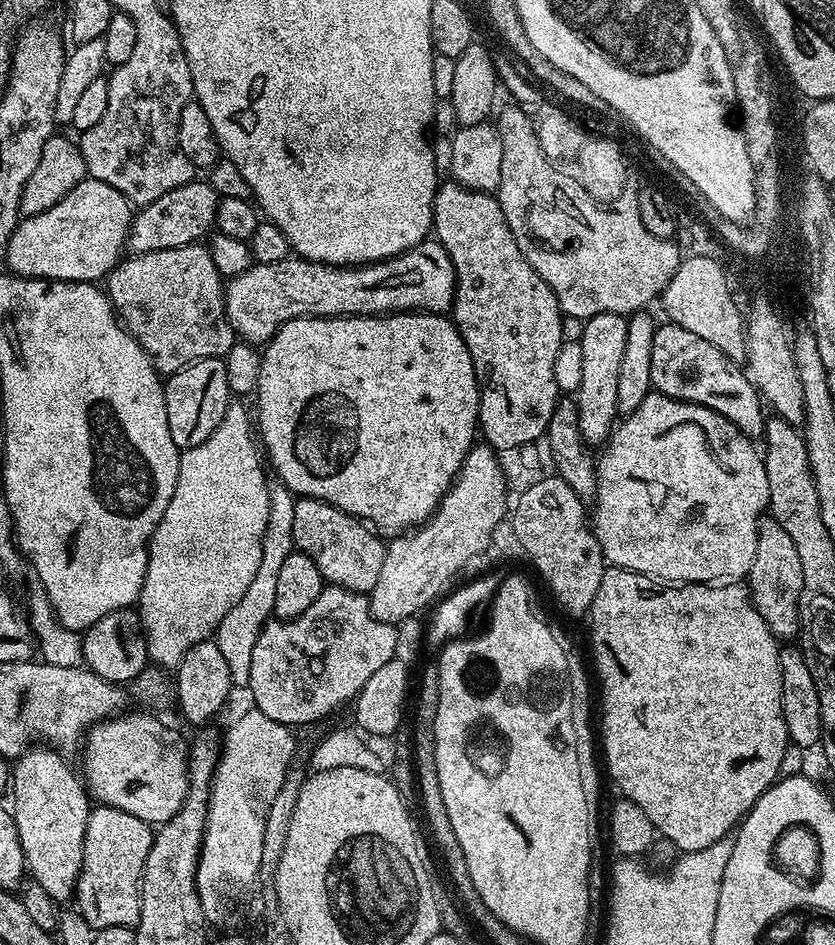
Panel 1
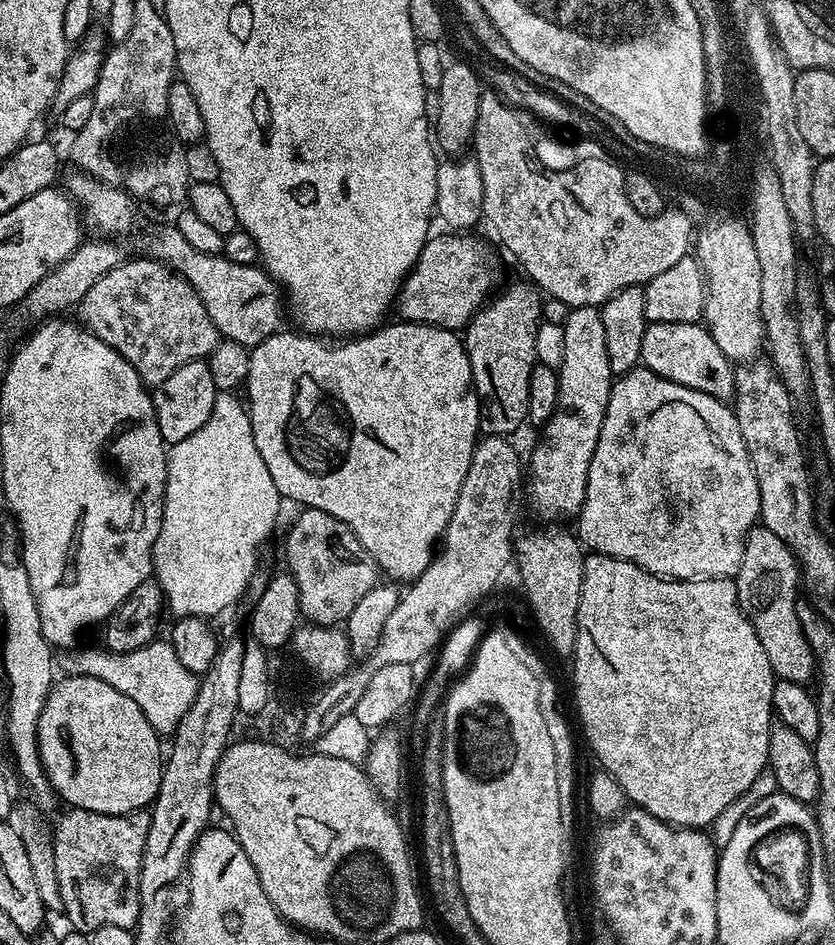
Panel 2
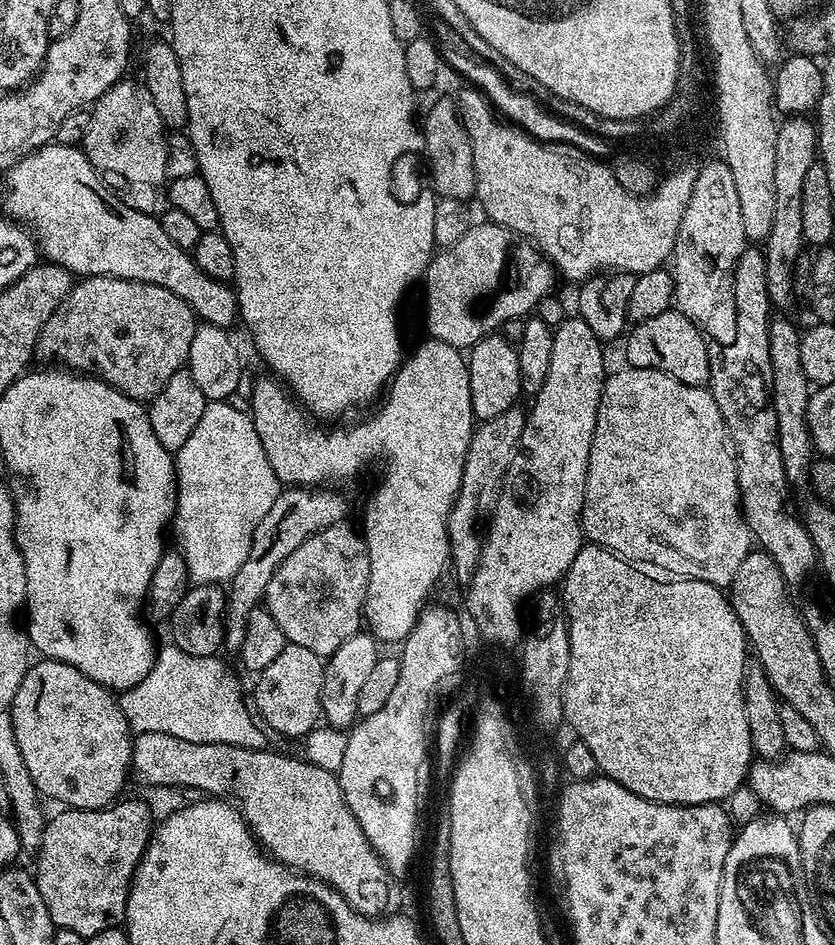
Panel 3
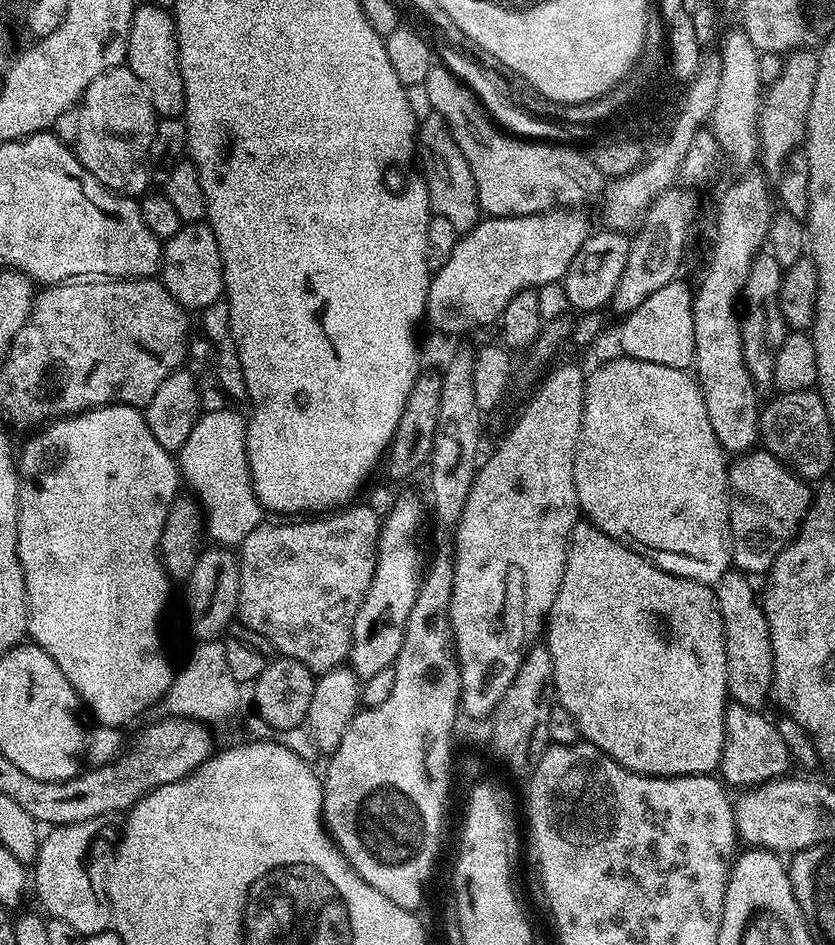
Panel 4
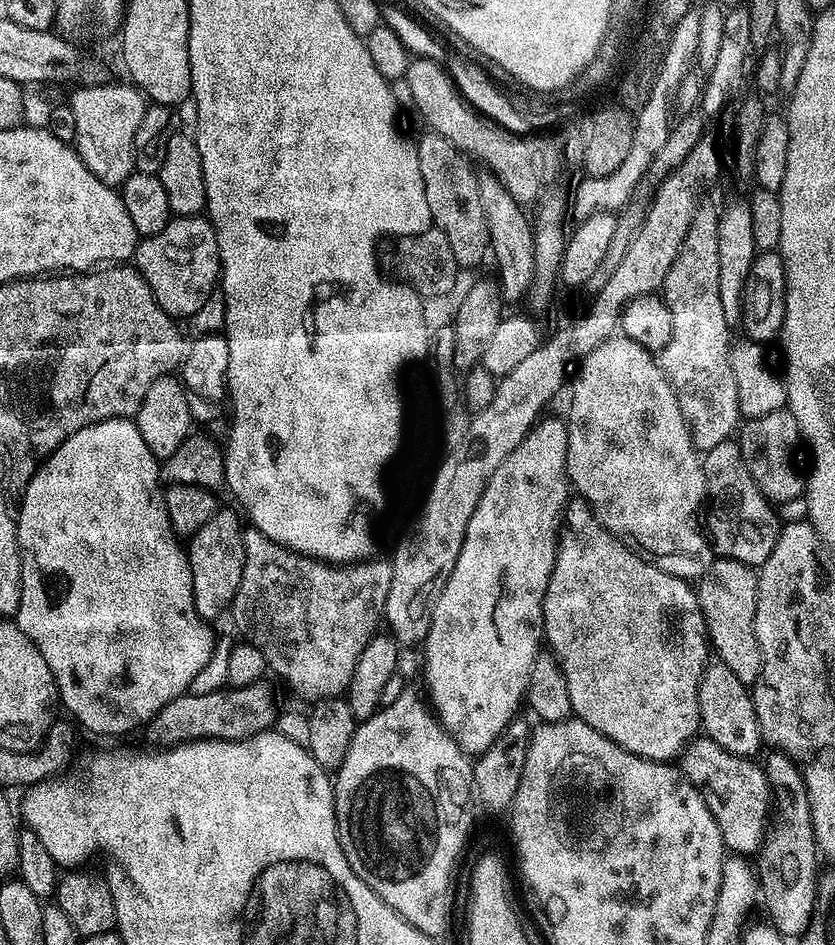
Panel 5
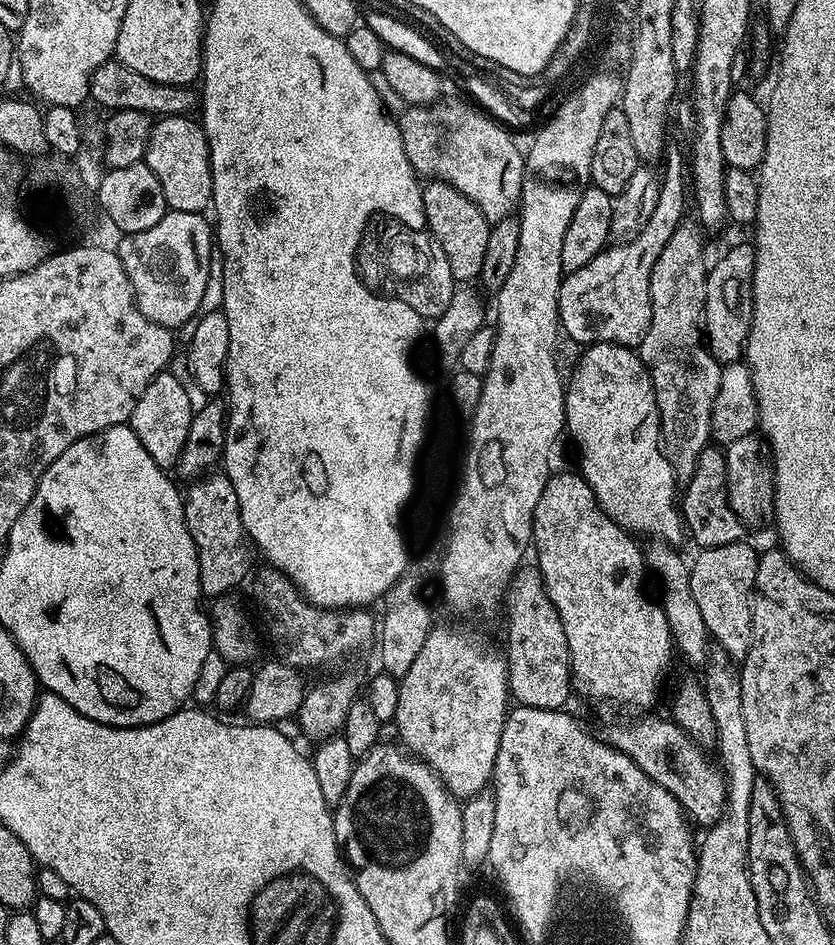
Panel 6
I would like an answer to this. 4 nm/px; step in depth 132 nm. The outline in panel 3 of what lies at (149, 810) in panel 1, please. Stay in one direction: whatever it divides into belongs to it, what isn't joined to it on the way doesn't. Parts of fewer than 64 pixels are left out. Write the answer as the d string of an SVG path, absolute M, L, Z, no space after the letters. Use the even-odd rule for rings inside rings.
M40 658L37 661L37 664L35 661L29 667L28 673L22 678L22 682L18 686L18 694L14 694L14 702L12 703L12 725L14 726L14 734L18 738L18 750L22 750L22 758L26 761L26 770L30 770L30 778L34 778L34 786L38 786L41 797L47 798L49 801L51 801L50 799L57 800L60 806L69 808L106 808L121 795L119 792L123 790L124 783L130 780L132 767L134 732L129 727L129 722L120 708L120 701L109 689L90 678L86 678L86 674L82 674L82 670L78 670L74 666L64 664L60 660L47 658Z

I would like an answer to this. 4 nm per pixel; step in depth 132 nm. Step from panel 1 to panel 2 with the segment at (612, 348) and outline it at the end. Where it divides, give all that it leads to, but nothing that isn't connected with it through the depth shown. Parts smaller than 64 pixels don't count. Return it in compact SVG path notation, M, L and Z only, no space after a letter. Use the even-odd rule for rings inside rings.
M582 306L571 309L567 313L569 316L564 320L564 341L560 344L560 364L558 371L560 374L560 385L558 386L558 402L551 418L543 425L544 433L540 436L540 441L536 444L536 449L532 452L532 461L526 464L526 496L532 499L532 504L536 507L536 512L540 516L545 516L545 521L556 522L559 516L575 517L580 508L584 505L584 495L586 494L586 478L590 474L590 458L594 458L594 446L598 446L598 434L602 430L602 418L606 418L606 406L610 402L610 390L614 383L614 377L610 370L610 358L606 354L606 326L602 326L602 314L597 306Z

